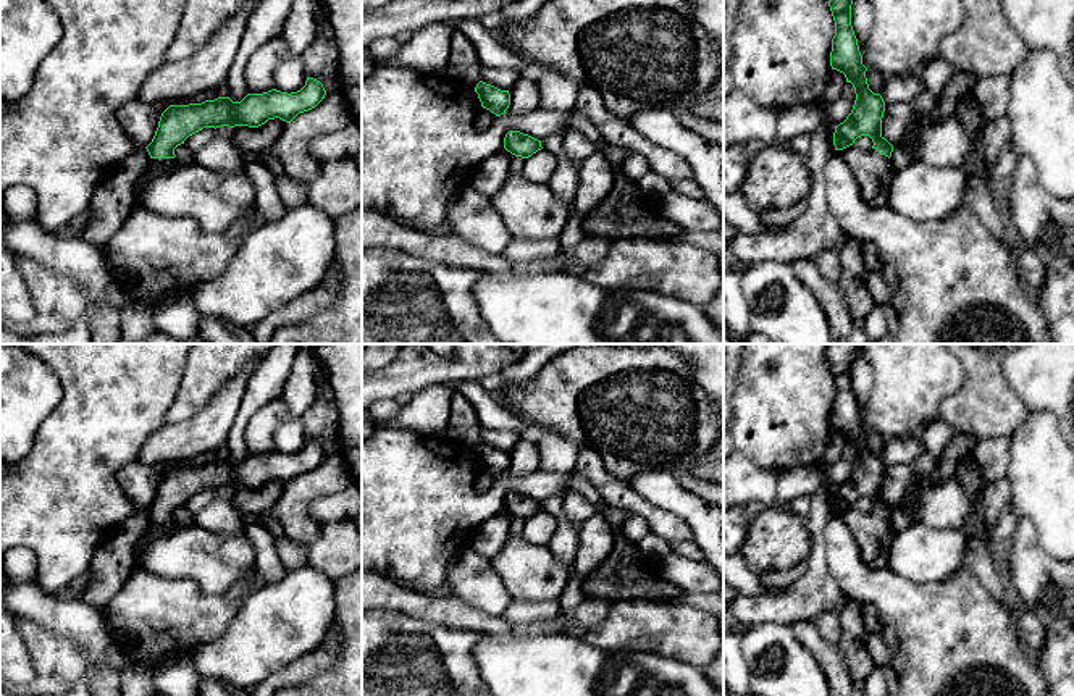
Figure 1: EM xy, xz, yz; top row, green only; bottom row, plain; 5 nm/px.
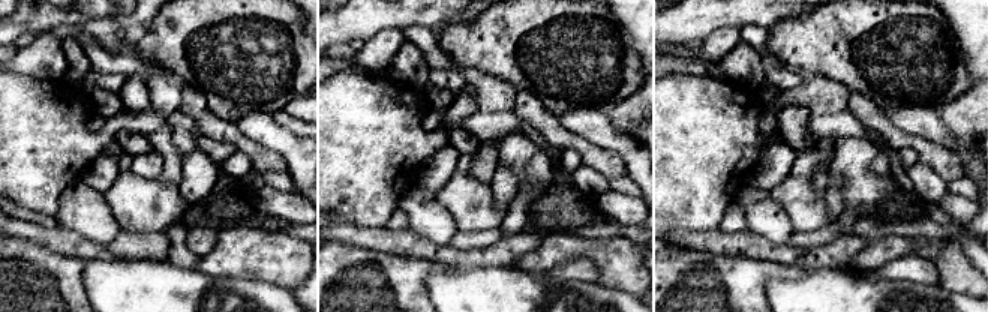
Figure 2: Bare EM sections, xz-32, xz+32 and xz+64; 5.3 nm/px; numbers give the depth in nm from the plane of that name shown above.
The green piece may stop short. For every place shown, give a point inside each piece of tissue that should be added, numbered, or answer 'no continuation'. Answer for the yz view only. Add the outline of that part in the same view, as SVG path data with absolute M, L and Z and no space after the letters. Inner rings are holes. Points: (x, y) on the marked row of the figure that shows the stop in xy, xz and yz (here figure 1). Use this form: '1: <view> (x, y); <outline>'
1: yz (872, 175); M835 128L830 131L832 152L838 153L856 174L864 202L874 208L887 207L890 184L895 176L890 158L880 155L877 149L861 152L854 145L850 145L843 150L837 150L833 145L833 132Z

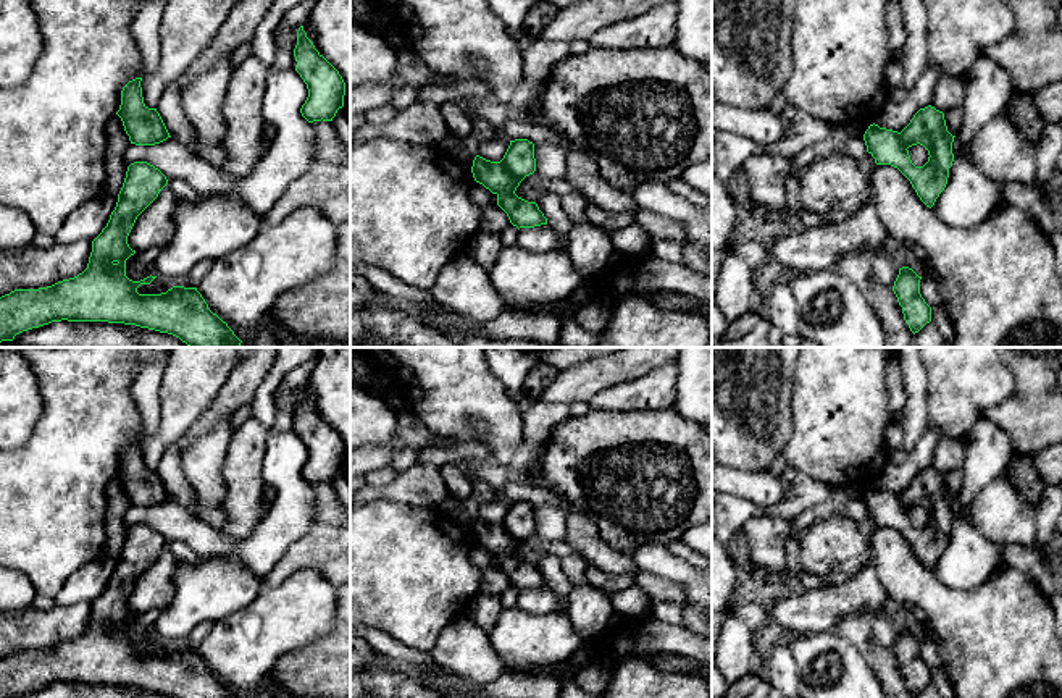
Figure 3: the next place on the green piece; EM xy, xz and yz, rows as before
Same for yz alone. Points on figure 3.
no continuation

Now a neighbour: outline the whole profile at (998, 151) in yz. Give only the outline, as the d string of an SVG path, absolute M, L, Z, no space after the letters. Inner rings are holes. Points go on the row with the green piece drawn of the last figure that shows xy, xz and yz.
M1006 113L978 129L970 142L970 160L997 183L1038 183L1035 144L1015 131Z

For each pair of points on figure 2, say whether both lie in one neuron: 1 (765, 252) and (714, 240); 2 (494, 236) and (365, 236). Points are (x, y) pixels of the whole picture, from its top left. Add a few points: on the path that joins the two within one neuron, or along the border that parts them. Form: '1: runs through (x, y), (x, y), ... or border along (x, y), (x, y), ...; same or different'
1: runs through (753, 246), (726, 245); same
2: border along (450, 243), (459, 249), (485, 248); different

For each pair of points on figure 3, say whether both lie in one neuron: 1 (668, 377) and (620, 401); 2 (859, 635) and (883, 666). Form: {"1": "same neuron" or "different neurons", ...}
{"1": "same neuron", "2": "same neuron"}

